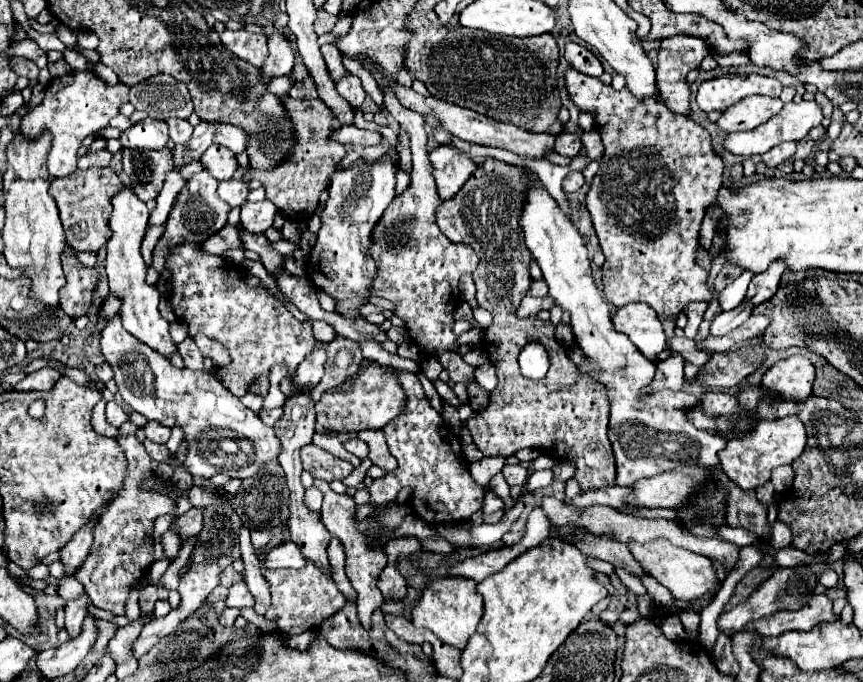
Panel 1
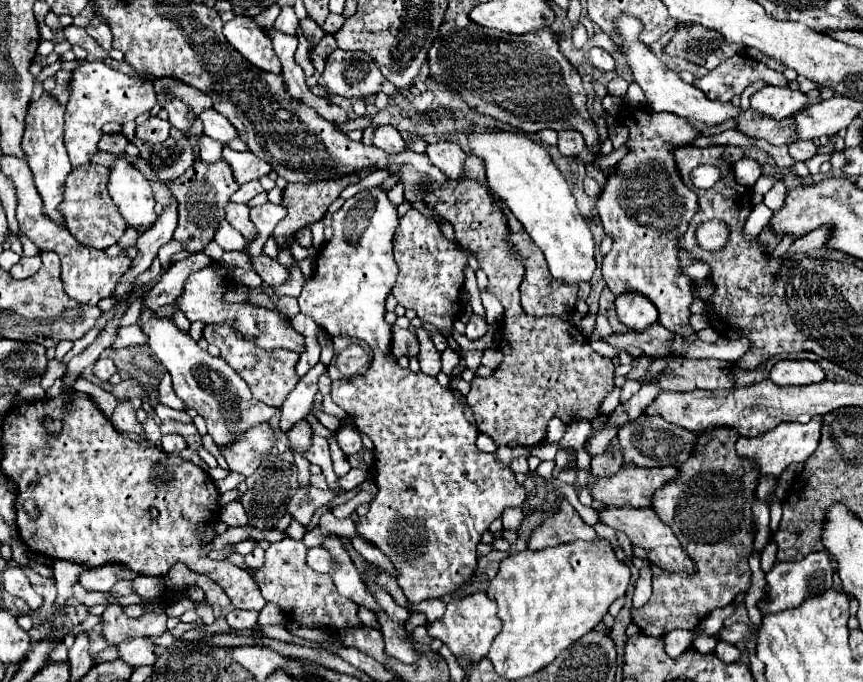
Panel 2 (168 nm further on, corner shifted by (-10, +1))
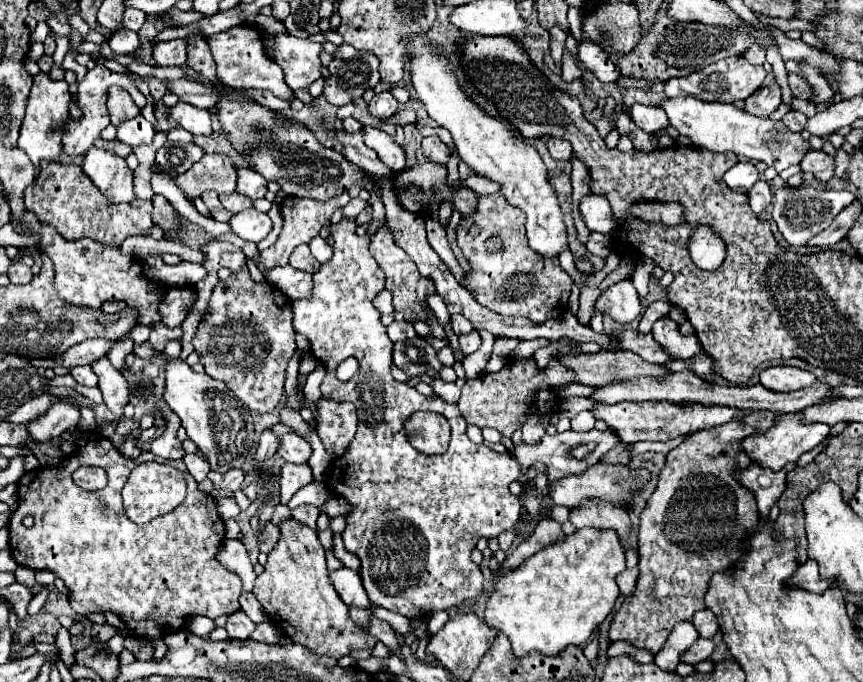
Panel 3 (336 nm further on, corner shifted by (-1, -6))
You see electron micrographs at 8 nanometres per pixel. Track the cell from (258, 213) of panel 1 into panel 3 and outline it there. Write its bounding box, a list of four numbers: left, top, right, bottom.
[229,208,271,242]

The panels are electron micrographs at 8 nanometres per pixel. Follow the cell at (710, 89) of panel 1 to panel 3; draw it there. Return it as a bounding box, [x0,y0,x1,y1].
[665,56,767,102]

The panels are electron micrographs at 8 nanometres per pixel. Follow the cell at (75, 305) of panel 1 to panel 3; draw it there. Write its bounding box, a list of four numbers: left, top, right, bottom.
[23,212,183,352]

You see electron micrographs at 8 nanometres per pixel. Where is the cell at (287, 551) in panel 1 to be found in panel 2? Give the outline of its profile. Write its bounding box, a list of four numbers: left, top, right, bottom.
[306,547,332,573]

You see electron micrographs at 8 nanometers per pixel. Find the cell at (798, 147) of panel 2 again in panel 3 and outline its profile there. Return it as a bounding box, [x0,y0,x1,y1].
[799,150,835,182]

